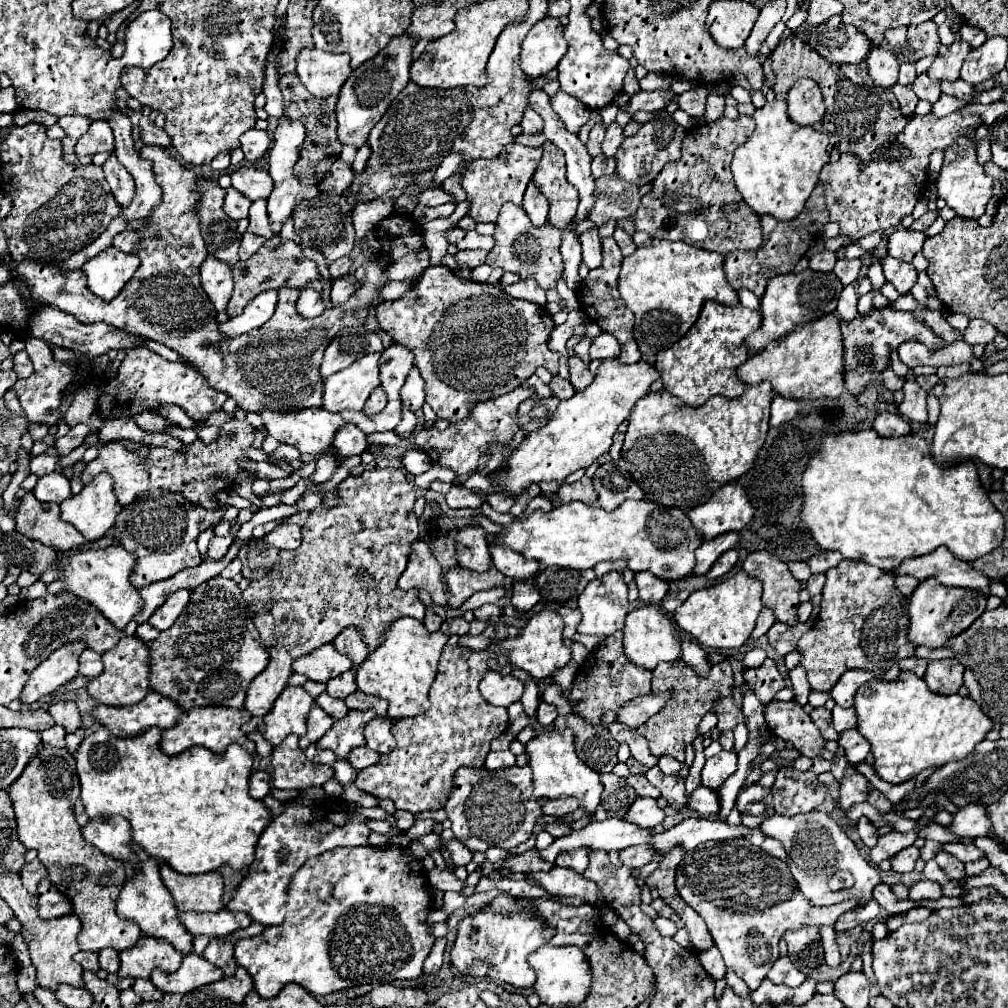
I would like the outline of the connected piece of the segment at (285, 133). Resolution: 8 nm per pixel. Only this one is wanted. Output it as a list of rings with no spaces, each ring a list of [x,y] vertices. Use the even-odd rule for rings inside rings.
[[[286,113],[278,119],[278,127],[274,131],[274,147],[270,149],[270,177],[274,179],[274,191],[268,199],[268,215],[270,215],[270,223],[272,225],[280,225],[284,223],[284,219],[288,219],[296,207],[296,203],[300,199],[314,199],[318,195],[318,189],[314,185],[310,187],[302,187],[294,175],[294,165],[300,157],[300,149],[302,149],[302,141],[306,139],[306,127],[300,121],[292,121],[286,117]]]

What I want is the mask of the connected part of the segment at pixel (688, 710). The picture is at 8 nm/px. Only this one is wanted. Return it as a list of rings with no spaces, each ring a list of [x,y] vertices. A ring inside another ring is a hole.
[[[682,659],[674,663],[662,663],[652,671],[652,693],[670,691],[670,701],[636,731],[646,737],[652,755],[670,755],[684,763],[684,747],[696,739],[700,719],[712,709],[716,701],[726,699],[726,729],[734,729],[738,723],[746,723],[746,717],[742,715],[742,705],[732,699],[732,689],[734,675],[728,659],[716,663],[712,667],[712,673],[708,673],[706,677],[698,677],[698,673],[694,673],[694,669],[690,669]]]

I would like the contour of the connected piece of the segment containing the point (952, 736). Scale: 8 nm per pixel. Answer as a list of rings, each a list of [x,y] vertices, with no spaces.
[[[902,671],[894,683],[878,679],[864,683],[856,691],[854,709],[858,713],[858,731],[870,741],[876,757],[874,769],[888,783],[904,783],[916,779],[924,769],[960,761],[994,727],[974,699],[960,697],[958,693],[934,693],[924,679],[908,671]]]

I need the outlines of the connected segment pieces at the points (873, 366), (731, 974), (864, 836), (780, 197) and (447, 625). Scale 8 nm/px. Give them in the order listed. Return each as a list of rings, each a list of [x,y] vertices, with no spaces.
[[[890,307],[872,309],[866,315],[856,315],[852,321],[840,321],[842,339],[844,339],[844,383],[850,395],[860,395],[868,385],[874,385],[880,379],[880,373],[888,367],[890,351],[894,351],[904,341],[920,341],[928,347],[942,345],[942,339],[934,331],[914,317],[910,311],[894,311]]]
[[[727,968],[725,979],[727,986],[730,987],[739,997],[742,997],[743,999],[749,998],[751,990],[732,969]]]
[[[860,817],[858,833],[860,833],[860,839],[866,847],[874,847],[878,843],[878,829],[866,817]]]
[[[768,101],[762,109],[756,109],[754,119],[756,131],[746,145],[734,153],[732,175],[736,189],[758,215],[790,221],[804,209],[804,203],[818,183],[822,167],[830,161],[826,151],[828,135],[818,133],[812,127],[794,125],[786,113],[786,101]]]
[[[456,617],[456,619],[446,619],[444,625],[440,627],[440,631],[446,635],[464,635],[464,633],[468,633],[468,627],[470,627],[470,623],[466,623],[466,619]]]

